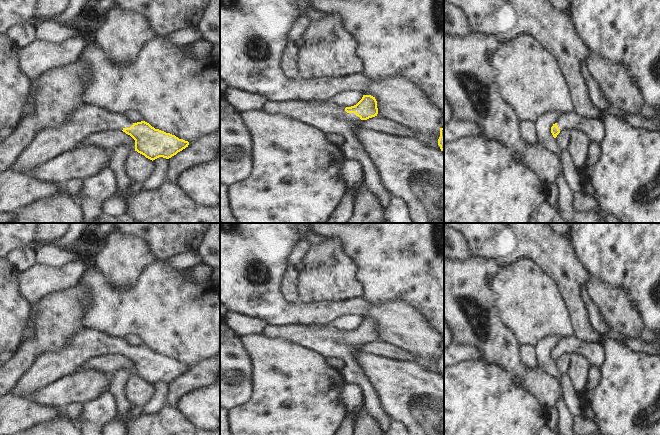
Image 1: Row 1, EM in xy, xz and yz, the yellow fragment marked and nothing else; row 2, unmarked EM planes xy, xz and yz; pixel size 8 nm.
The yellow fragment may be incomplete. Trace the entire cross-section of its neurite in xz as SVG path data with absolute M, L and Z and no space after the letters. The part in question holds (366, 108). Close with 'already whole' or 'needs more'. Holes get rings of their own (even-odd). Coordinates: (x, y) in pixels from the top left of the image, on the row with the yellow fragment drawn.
M363 95L354 106L335 105L332 100L267 100L261 108L264 112L281 113L309 124L327 134L340 134L345 138L341 151L346 160L357 160L364 172L364 186L379 199L382 207L389 204L391 194L383 187L378 170L357 137L361 121L378 114L377 101L371 95Z; needs more

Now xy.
M92 105L79 106L57 128L40 130L21 152L11 170L29 173L61 153L75 149L88 136L106 131L123 131L135 140L135 151L150 160L171 158L188 147L189 142L155 129L145 121L134 123L124 115Z; needs more

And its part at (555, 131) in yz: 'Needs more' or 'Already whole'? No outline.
Needs more

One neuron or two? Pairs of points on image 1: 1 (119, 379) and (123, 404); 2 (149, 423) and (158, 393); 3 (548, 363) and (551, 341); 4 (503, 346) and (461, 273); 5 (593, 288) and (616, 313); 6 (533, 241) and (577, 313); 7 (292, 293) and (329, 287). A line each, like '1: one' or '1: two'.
1: one
2: two
3: one
4: one
5: one
6: one
7: two

